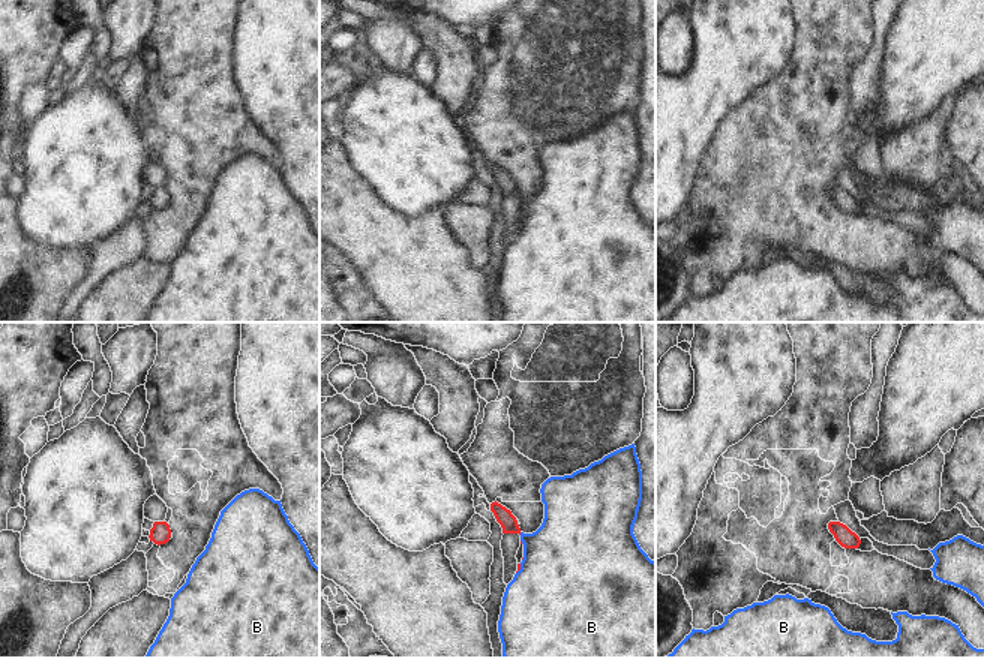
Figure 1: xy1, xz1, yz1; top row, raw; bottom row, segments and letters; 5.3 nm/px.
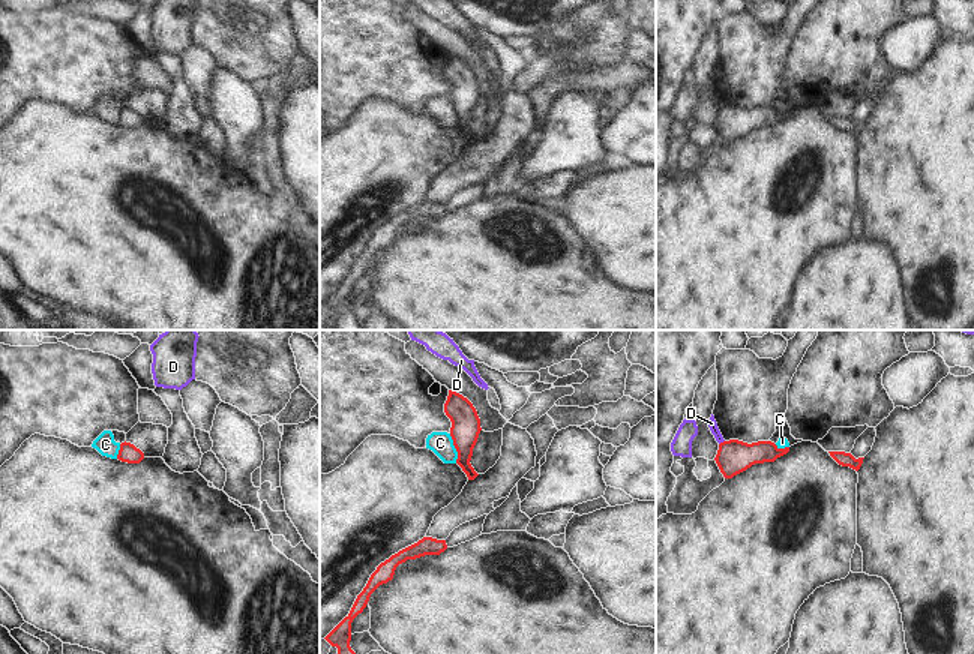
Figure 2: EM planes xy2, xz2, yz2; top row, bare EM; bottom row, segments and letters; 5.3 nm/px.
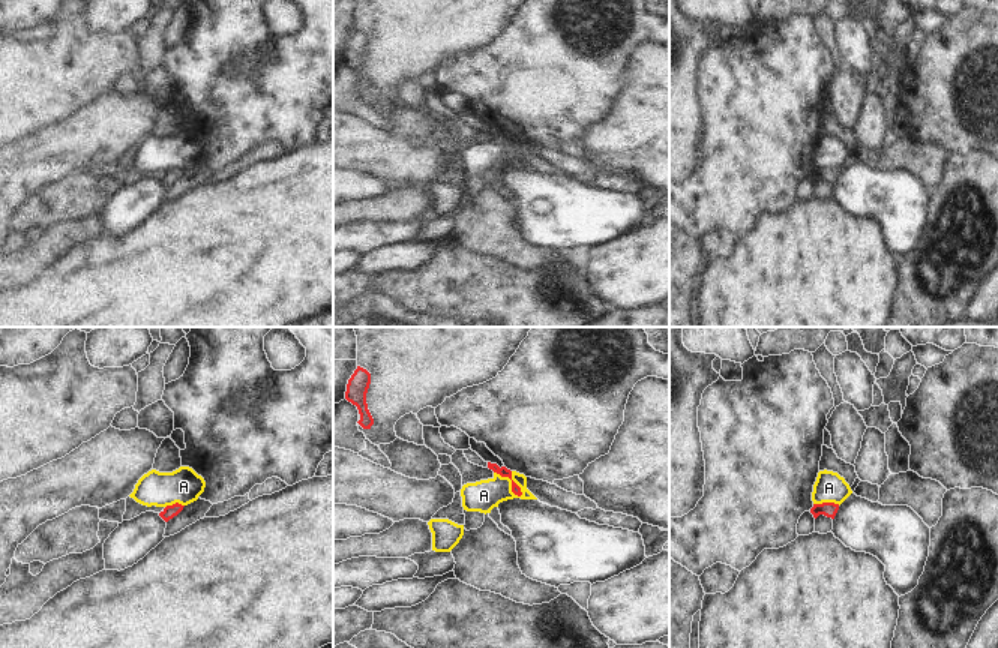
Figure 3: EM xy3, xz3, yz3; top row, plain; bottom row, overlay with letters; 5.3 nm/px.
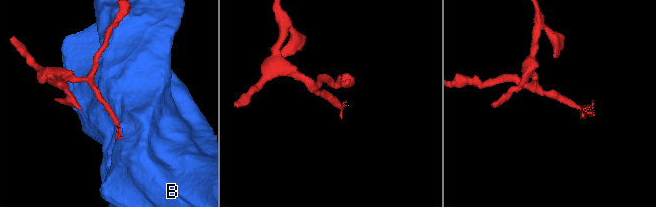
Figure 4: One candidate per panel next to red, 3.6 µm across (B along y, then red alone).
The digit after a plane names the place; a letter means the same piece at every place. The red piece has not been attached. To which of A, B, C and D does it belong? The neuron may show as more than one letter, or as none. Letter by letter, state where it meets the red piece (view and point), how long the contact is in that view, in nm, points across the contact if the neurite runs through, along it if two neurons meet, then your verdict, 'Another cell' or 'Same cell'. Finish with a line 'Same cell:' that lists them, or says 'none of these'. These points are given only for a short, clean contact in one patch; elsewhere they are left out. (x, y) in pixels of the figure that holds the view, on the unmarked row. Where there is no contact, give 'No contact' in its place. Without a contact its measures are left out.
A: Touches red at xz3 (511, 143). Shared border 200 nm. Boundary: xz3 (494, 135), (508, 140), (523, 158). Another cell
B: Touches red at xz1 (519, 233). Shared border 60 nm. Path across: xz1 (518, 228), (519, 233), (555, 263). Same cell
C: Touches red at xz2 (455, 111). Shared border 170 nm. Boundary: xz2 (449, 98), (456, 116), (456, 126). Another cell
D: Touches red at yz2 (721, 107). Shared border 40 nm. Boundary: yz2 (724, 104), (719, 108). Another cell
Same cell: B

